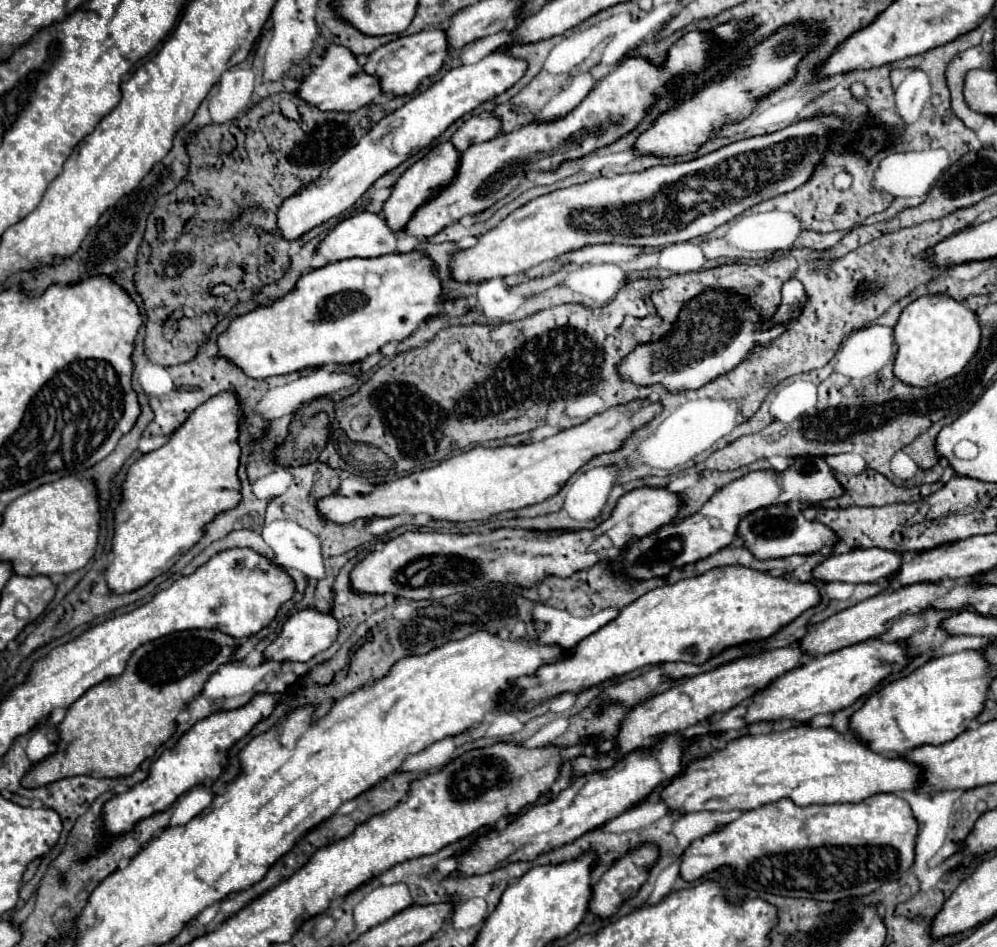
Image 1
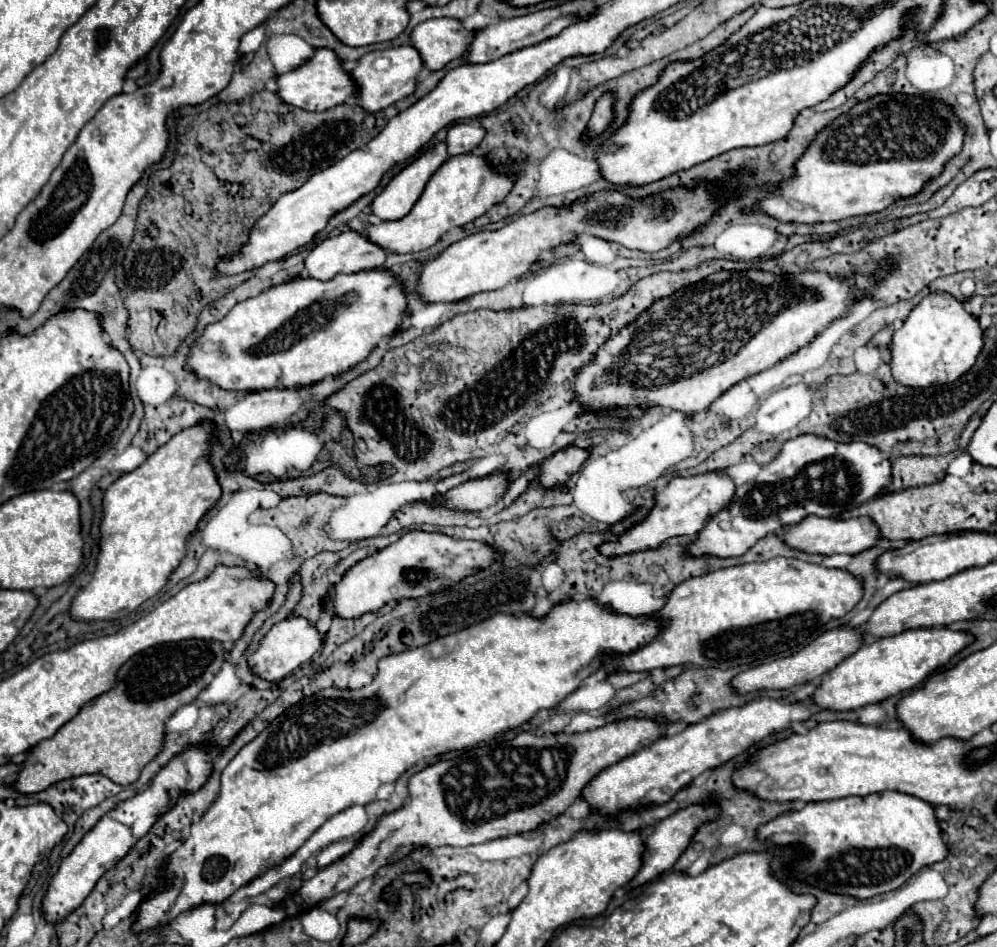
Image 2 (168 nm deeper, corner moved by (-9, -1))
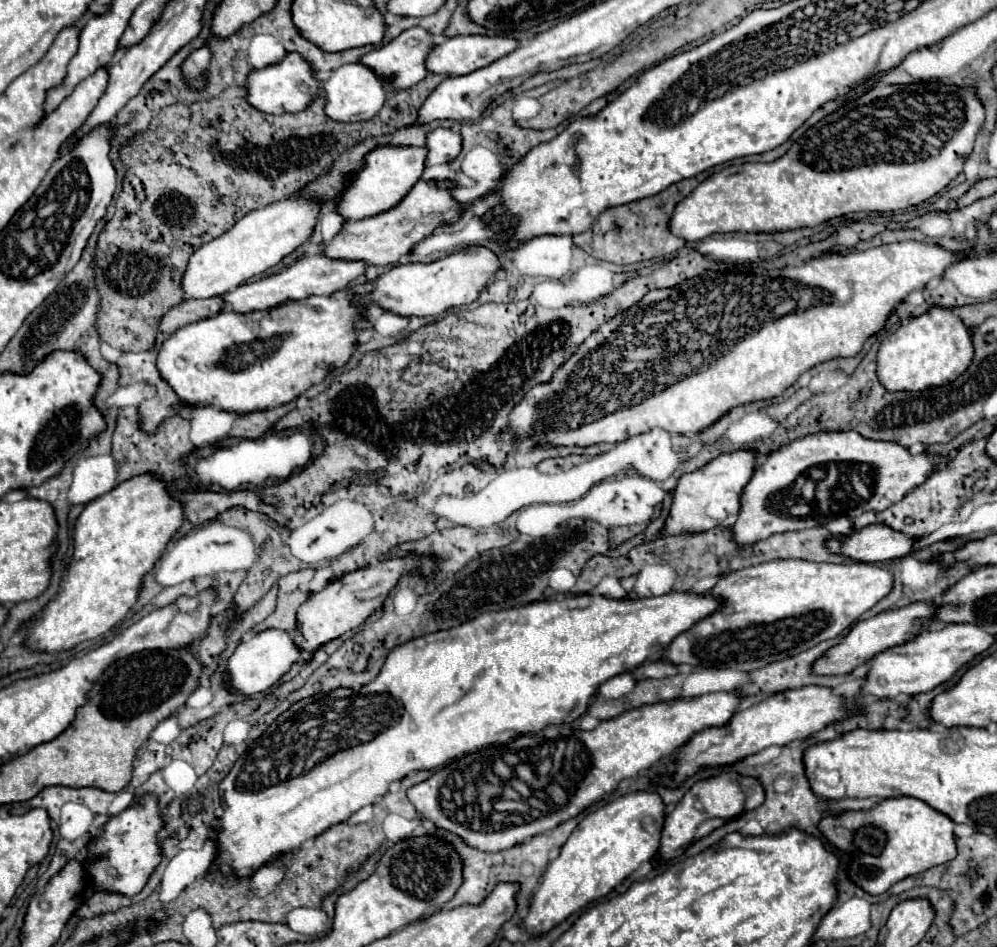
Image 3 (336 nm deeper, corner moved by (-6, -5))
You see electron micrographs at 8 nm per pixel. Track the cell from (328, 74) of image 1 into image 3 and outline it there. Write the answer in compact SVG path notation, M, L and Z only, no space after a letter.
M289 53L281 63L271 65L267 69L255 69L249 75L249 103L257 107L263 113L271 115L281 115L281 113L299 113L305 111L315 95L321 91L321 83L315 77L315 71L311 63L299 55L299 53Z

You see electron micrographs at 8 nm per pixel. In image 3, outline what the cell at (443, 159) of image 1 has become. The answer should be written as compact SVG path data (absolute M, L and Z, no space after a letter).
M379 147L365 157L365 169L351 181L337 211L345 219L367 219L393 209L413 189L425 171L427 149L421 147Z

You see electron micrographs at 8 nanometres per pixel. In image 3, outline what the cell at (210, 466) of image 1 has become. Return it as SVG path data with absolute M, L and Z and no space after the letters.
M143 473L133 479L127 479L125 483L119 483L115 489L107 491L105 495L89 501L75 523L75 533L73 533L75 553L73 553L73 563L65 575L63 591L53 601L49 601L39 613L41 623L33 625L27 631L27 645L39 651L43 649L65 651L113 629L135 605L139 591L143 587L143 577L155 567L171 537L181 529L183 511L185 503L175 501L169 495L167 483L155 473Z

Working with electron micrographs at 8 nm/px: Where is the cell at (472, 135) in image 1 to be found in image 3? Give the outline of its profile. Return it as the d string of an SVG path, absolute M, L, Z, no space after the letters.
M437 127L433 133L427 135L427 165L449 163L461 153L461 135L453 129Z

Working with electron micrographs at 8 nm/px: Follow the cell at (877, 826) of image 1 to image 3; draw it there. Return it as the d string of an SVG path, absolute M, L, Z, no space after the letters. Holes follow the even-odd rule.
M893 797L893 799L879 801L871 809L843 811L837 815L827 813L821 817L817 827L819 827L821 835L835 849L853 855L853 859L847 867L847 877L857 887L867 891L869 895L881 895L881 893L889 891L889 887L893 887L897 881L901 881L909 875L927 871L935 865L947 863L947 861L955 859L955 855L957 855L955 833L953 833L955 823L947 815L931 809L927 803L923 803L915 797ZM861 827L875 827L885 833L887 843L883 847L883 853L871 855L871 853L857 851L857 847L853 845L853 839L855 839L855 831Z

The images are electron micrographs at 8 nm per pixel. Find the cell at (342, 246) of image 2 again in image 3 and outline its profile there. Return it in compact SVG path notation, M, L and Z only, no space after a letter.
M317 253L311 257L299 259L295 265L285 269L283 273L249 281L239 285L237 289L229 291L225 299L225 311L255 311L255 309L269 309L275 305L285 303L287 299L305 299L309 295L331 295L335 291L345 289L351 281L355 281L359 275L363 275L367 269L365 261L345 261L345 259L329 259L325 253Z

